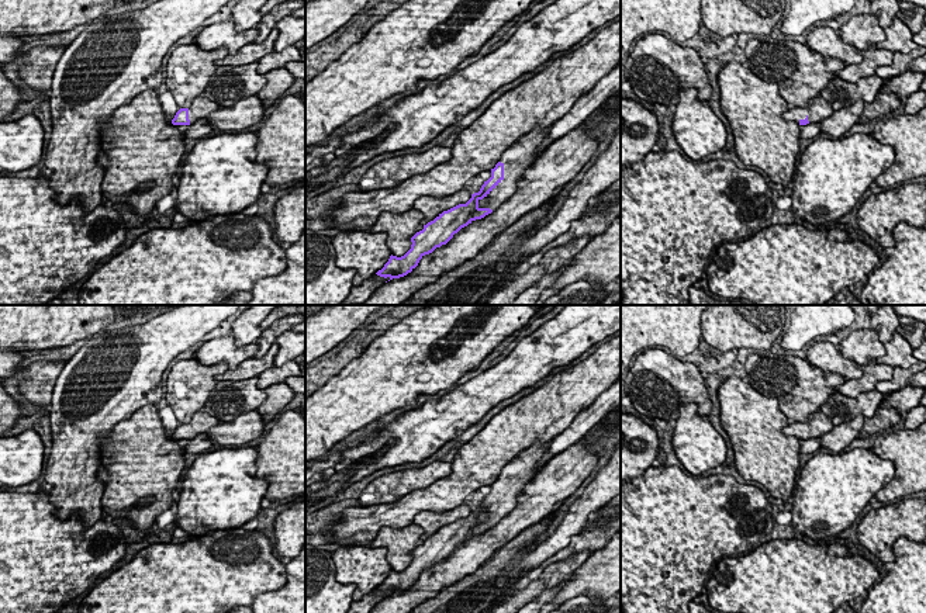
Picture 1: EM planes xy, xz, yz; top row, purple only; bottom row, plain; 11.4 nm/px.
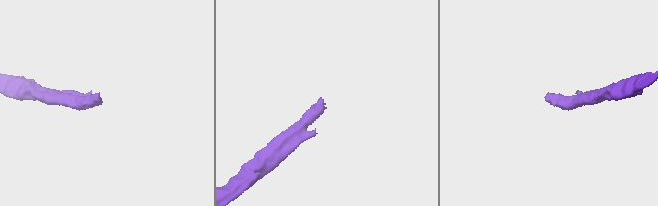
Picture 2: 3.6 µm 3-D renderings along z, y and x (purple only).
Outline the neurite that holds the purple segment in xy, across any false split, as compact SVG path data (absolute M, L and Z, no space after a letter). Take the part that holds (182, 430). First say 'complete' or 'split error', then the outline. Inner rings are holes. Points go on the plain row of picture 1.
split error | M203 411L196 412L189 423L180 423L175 433L173 440L190 440L200 433L207 433L211 427L221 423L215 416L207 415Z

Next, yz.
split error | M823 412L813 413L808 422L794 422L782 429L785 436L795 436L799 440L806 440L809 437L820 437L830 430L835 425L829 416Z

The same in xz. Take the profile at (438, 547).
split error | M538 440L532 447L521 451L511 464L502 468L500 477L491 484L491 492L484 496L478 508L471 509L466 519L443 526L424 540L424 544L411 553L411 564L401 572L391 569L376 589L390 595L407 591L425 569L446 560L462 543L495 526L516 506L518 496L535 478L539 471L536 463L543 457L550 443Z

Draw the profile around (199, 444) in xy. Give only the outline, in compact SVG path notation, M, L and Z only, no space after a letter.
M200 433L196 437L190 439L184 446L186 453L203 454L214 446L214 441L207 433Z

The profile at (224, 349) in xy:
M234 336L214 337L203 343L194 353L196 360L204 366L214 366L225 363L228 370L236 370L236 367L248 359L255 357L259 346L256 343L238 346Z

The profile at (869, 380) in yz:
M873 361L873 367L867 373L863 371L863 375L858 380L846 380L842 385L837 385L837 392L856 398L861 392L870 392L875 389L875 385L880 381L892 380L894 367L888 364L878 364Z

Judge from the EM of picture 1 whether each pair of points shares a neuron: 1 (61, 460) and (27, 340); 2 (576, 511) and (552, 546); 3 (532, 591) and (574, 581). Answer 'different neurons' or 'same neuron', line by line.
1: different neurons
2: same neuron
3: different neurons

